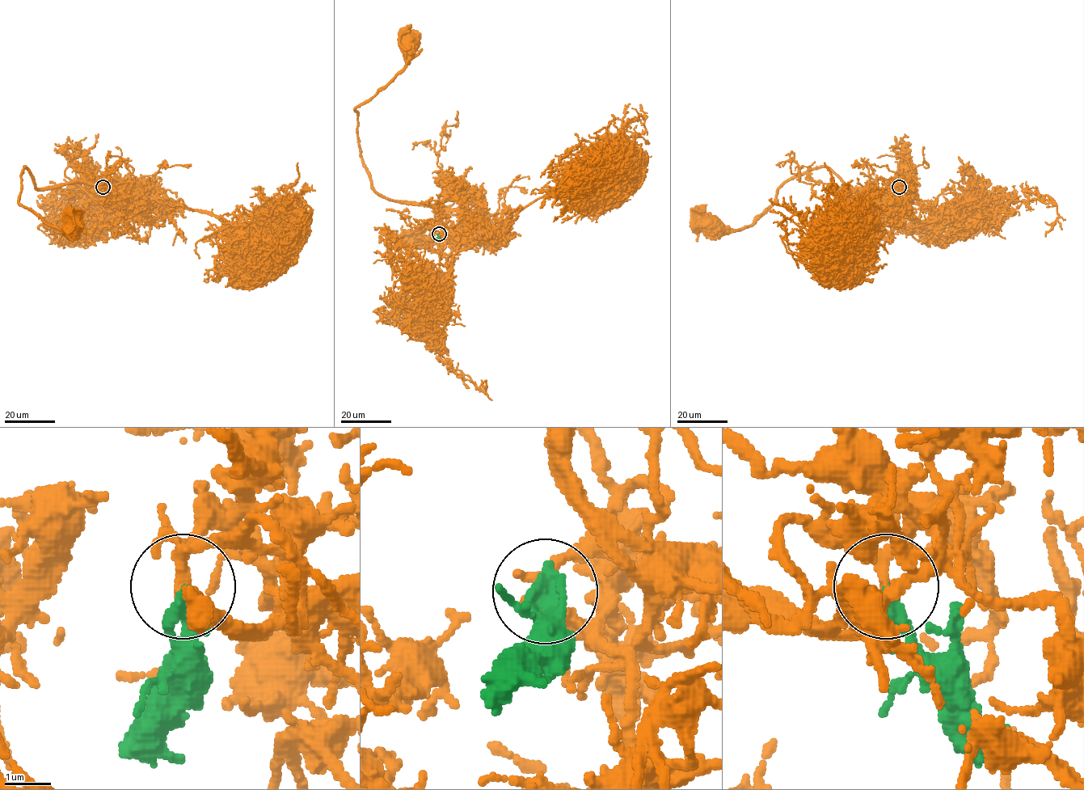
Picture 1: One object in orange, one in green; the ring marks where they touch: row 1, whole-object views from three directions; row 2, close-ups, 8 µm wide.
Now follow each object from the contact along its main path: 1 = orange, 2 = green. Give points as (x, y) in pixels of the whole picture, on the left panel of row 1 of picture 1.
1: (103, 187), (132, 193), (78, 182), (36, 188), (23, 167), (18, 202), (60, 229), (76, 225), (73, 223)
2: (103, 187), (99, 196)

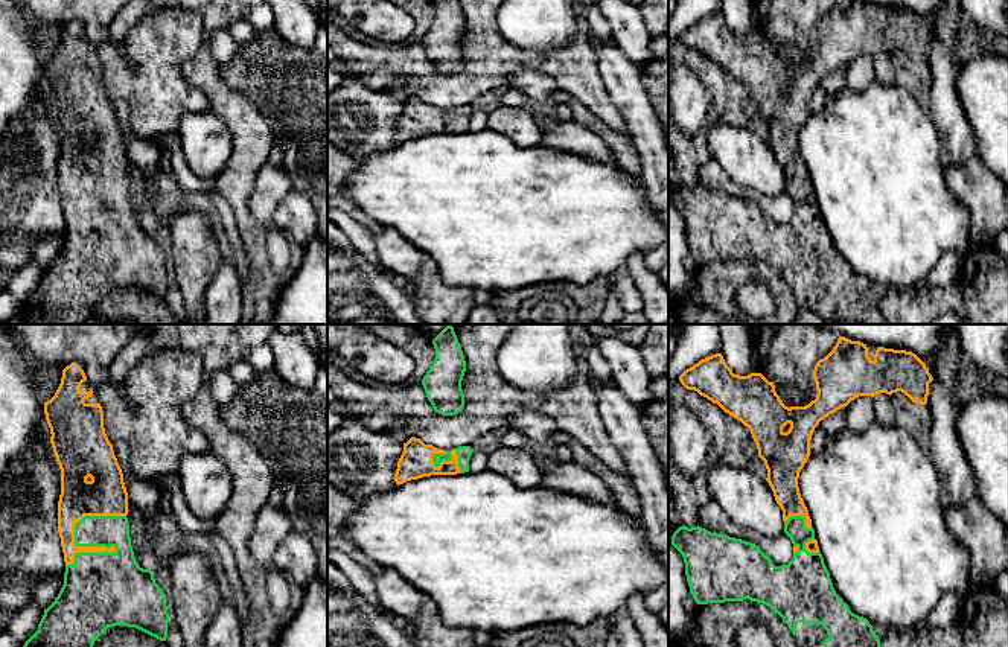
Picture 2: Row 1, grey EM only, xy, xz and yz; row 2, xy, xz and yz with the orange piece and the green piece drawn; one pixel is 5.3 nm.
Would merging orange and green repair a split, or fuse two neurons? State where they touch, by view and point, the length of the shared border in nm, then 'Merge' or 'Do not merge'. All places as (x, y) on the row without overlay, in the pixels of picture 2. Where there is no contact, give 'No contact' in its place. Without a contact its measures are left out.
Touches orange at xy (79, 206). Shared border 420 nm. Merge

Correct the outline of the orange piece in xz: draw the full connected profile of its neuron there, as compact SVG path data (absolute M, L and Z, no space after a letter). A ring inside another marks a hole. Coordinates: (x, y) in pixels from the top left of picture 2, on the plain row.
M411 96L404 102L404 111L397 120L394 140L399 145L431 134L457 134L469 131L472 111L474 108L471 105L443 110L432 104L425 104L420 97Z

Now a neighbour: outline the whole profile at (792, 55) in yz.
M777 43L775 44L775 50L780 55L780 58L783 59L783 62L786 65L805 65L812 61L812 58L798 46L792 44L792 43Z

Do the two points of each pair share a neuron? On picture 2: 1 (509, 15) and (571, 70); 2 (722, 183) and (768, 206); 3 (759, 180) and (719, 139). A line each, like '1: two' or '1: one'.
1: two
2: one
3: one

